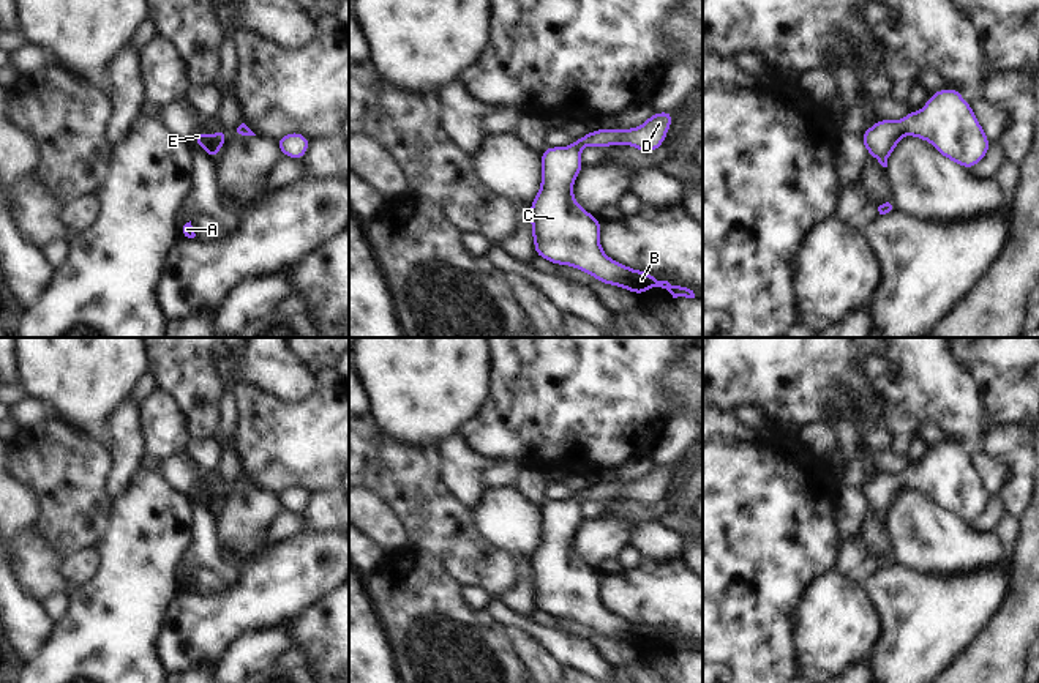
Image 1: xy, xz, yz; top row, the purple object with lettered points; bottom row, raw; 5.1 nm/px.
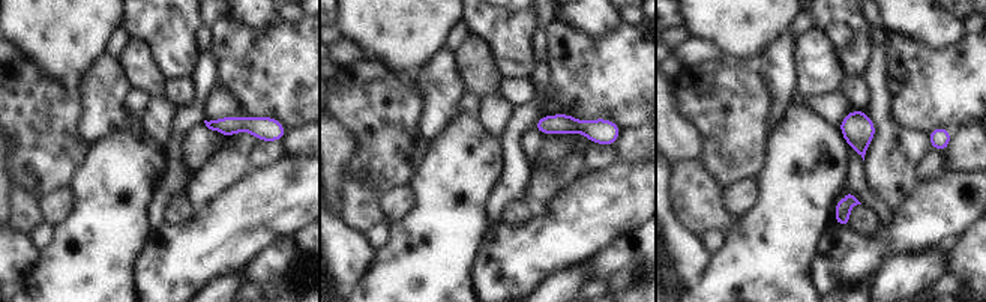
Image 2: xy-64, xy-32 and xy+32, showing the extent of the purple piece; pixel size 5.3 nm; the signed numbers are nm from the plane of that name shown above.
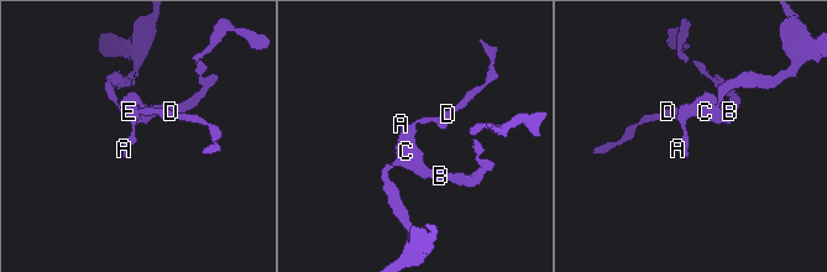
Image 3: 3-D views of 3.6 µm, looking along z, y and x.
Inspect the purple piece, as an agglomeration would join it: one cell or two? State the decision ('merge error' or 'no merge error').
no merge error

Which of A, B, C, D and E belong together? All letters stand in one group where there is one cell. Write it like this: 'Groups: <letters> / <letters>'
Groups: A B C D E.

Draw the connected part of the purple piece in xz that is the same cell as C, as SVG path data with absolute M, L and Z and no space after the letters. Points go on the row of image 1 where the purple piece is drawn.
M654 112L641 126L630 129L595 129L573 140L570 147L546 147L540 155L542 183L531 205L531 227L535 256L578 268L597 281L644 295L651 287L666 289L673 298L695 298L693 290L658 281L654 274L610 259L600 246L598 216L589 215L573 196L573 183L584 167L583 147L636 147L641 153L660 148L674 112Z

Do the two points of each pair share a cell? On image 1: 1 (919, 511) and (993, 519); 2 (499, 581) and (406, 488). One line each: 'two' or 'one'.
1: two
2: one

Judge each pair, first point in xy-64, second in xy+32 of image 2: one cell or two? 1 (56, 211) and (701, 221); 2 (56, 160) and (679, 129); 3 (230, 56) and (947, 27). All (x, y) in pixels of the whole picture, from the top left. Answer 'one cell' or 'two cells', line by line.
1: two cells
2: two cells
3: two cells

